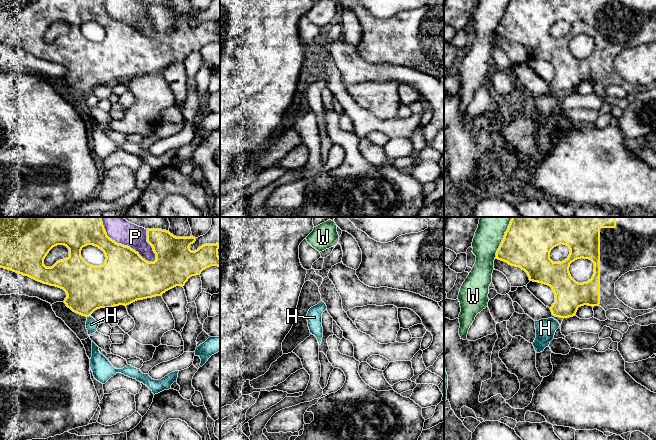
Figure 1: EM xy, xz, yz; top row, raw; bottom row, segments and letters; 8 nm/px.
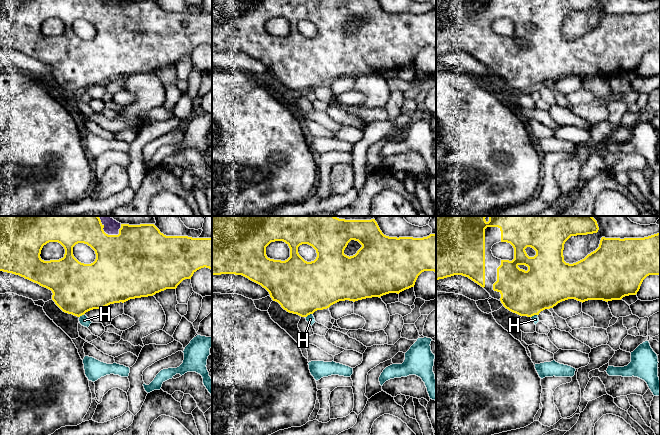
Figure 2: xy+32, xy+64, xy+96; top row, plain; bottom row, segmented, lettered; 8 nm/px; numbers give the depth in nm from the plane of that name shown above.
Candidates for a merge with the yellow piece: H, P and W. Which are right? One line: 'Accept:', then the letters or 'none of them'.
Accept: none of them

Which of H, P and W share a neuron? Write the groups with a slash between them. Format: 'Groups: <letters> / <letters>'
Groups: H / P / W

